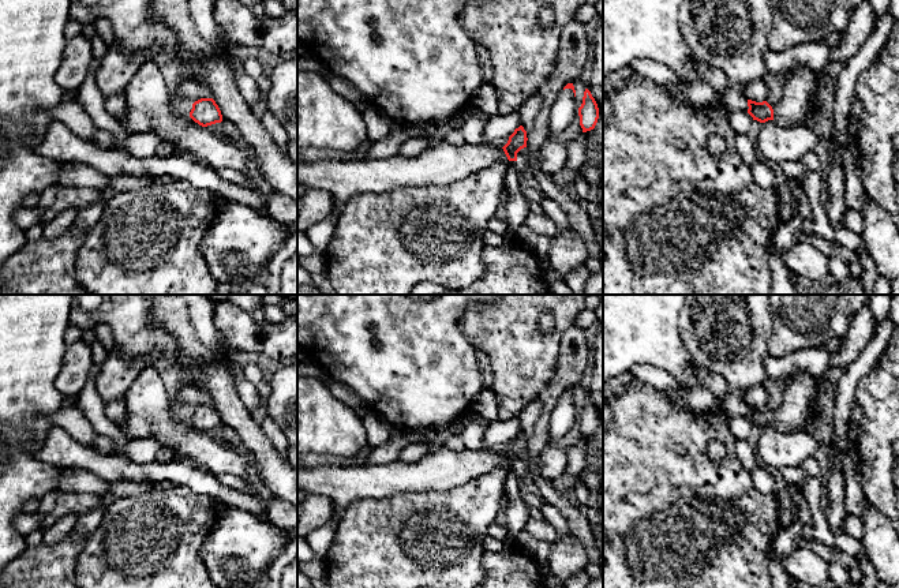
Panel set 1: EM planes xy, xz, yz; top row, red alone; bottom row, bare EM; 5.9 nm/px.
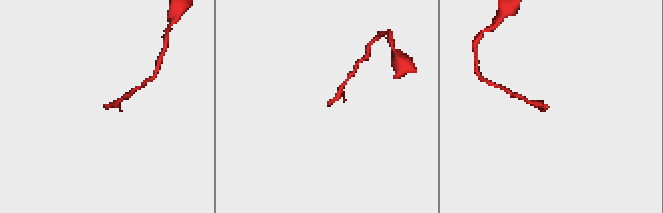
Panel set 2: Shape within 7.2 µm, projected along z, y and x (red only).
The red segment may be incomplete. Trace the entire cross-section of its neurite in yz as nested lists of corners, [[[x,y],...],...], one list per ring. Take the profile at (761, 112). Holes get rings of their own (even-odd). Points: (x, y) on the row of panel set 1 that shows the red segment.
[[[798,65],[784,75],[782,98],[776,105],[748,100],[748,113],[753,120],[773,120],[784,128],[814,127],[820,87],[820,74],[806,65]]]

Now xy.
[[[201,98],[192,104],[190,117],[202,127],[222,121],[222,115],[213,98]]]

